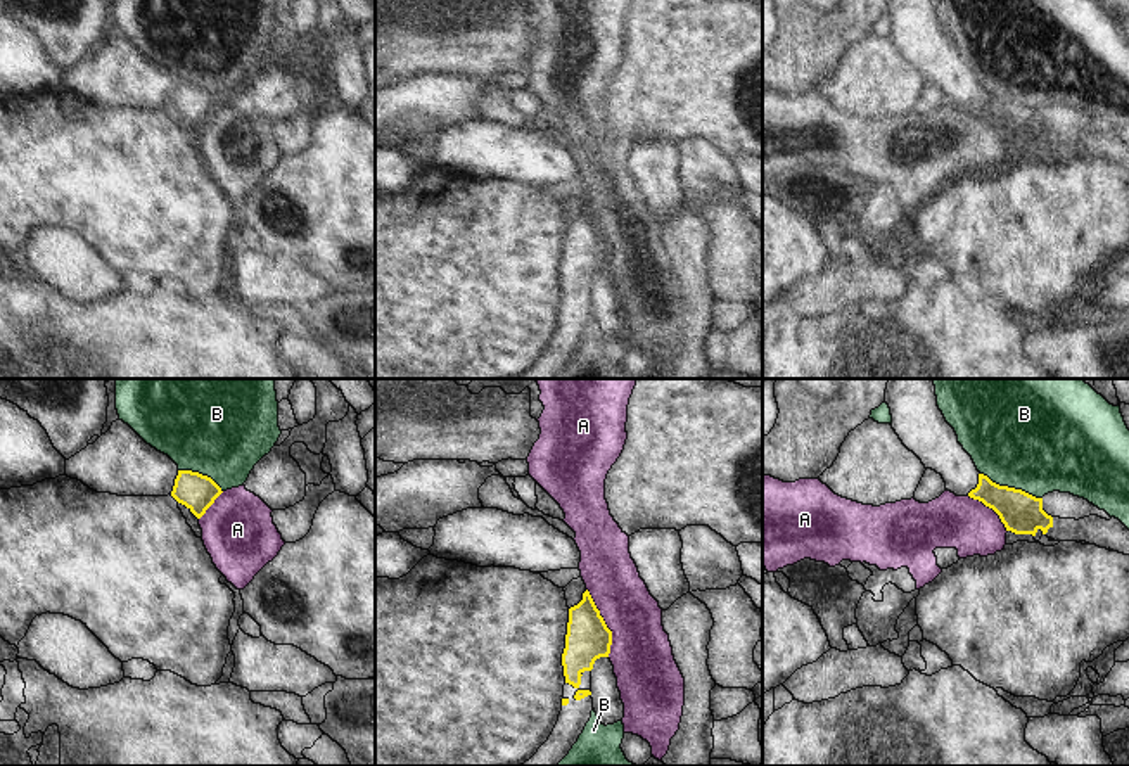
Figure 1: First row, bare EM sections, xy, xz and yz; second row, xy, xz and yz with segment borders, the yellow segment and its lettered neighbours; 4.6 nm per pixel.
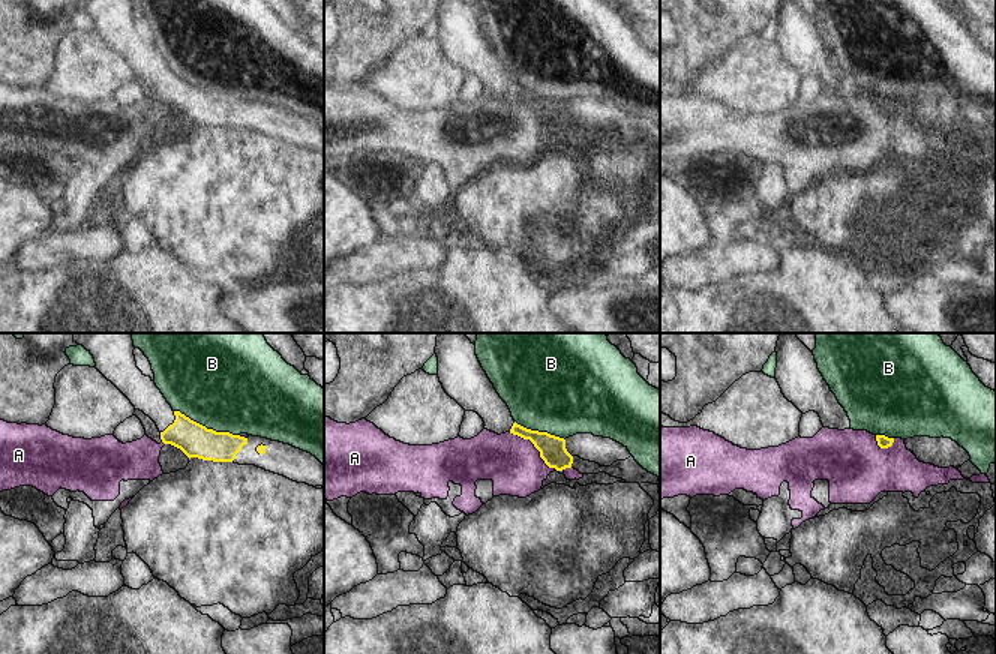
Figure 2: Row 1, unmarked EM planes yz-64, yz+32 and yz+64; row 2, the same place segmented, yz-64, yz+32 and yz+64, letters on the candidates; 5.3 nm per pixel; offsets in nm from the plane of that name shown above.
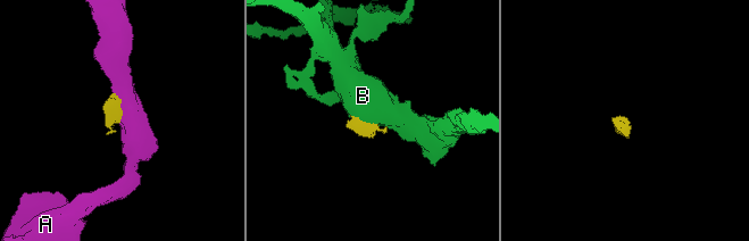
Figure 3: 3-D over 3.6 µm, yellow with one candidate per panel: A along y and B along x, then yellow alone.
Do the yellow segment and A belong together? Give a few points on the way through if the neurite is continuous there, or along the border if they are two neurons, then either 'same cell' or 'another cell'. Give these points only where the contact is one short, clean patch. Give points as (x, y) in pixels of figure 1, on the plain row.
along xz (586, 201), (611, 244), (609, 268) | another cell

